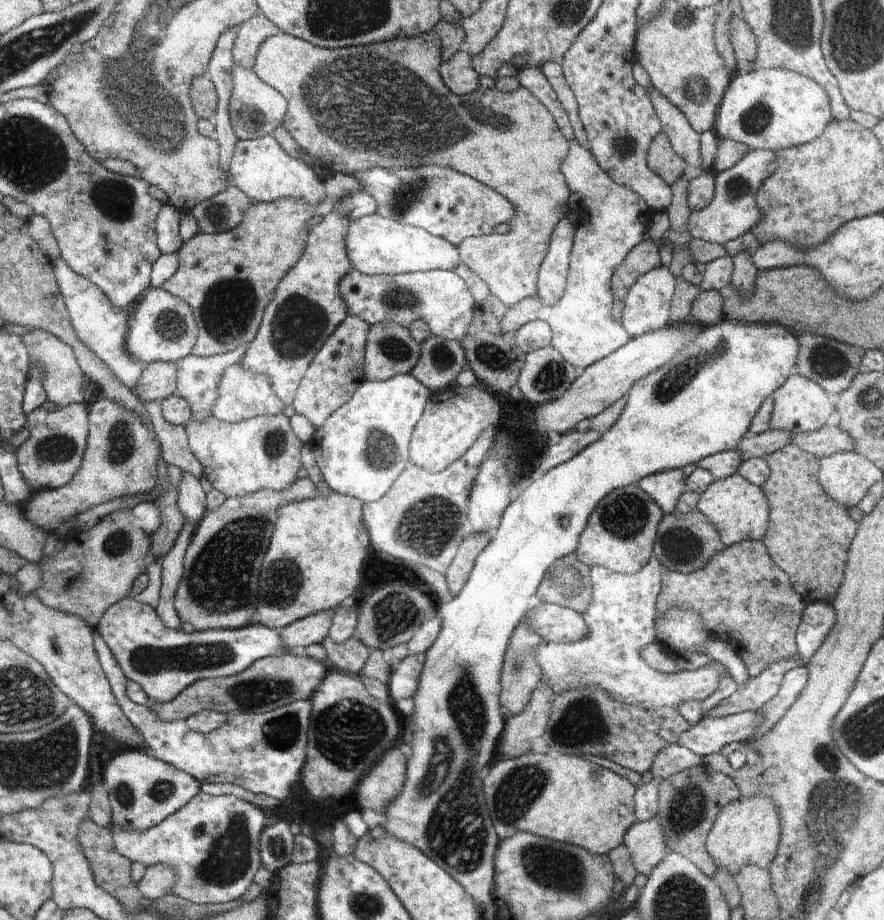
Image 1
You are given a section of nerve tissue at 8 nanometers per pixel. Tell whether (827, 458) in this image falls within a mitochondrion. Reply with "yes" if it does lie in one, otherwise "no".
no

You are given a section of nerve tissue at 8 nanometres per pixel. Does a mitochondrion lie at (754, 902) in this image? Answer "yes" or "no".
no

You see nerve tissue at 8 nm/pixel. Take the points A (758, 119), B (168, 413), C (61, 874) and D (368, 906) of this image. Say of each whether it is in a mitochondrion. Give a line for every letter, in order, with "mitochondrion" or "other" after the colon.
A: mitochondrion
B: other
C: other
D: mitochondrion

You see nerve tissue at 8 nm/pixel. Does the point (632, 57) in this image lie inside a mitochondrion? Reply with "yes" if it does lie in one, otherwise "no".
no

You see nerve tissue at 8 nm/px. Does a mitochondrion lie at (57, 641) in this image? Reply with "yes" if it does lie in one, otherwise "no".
yes

